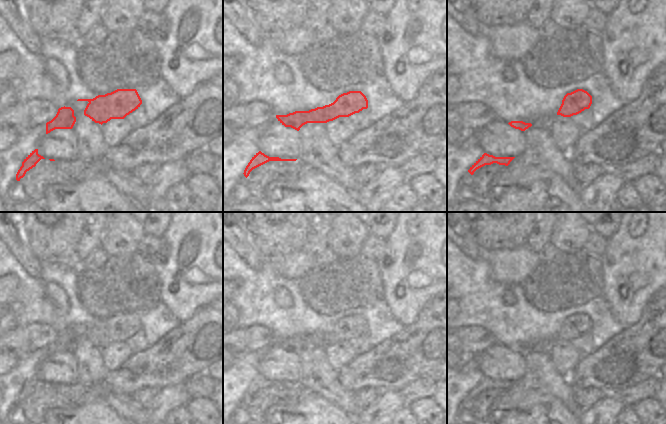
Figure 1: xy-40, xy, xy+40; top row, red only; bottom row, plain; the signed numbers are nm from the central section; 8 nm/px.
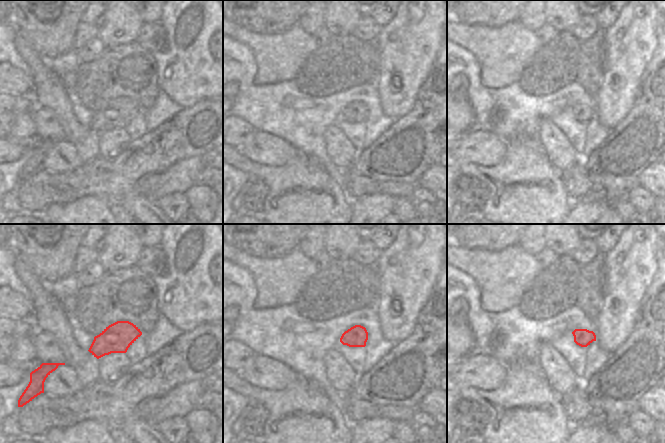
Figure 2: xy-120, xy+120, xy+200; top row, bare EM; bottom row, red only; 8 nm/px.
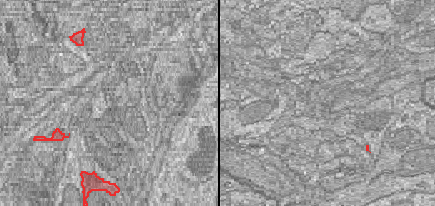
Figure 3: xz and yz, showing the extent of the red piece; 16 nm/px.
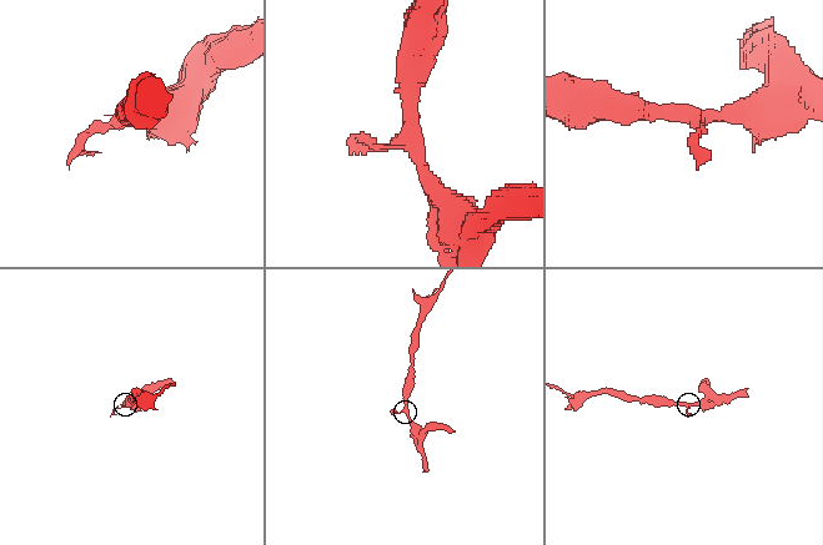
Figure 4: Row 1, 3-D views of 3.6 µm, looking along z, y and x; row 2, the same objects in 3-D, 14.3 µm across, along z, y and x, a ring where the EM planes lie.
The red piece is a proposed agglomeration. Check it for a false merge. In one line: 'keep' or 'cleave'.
keep

